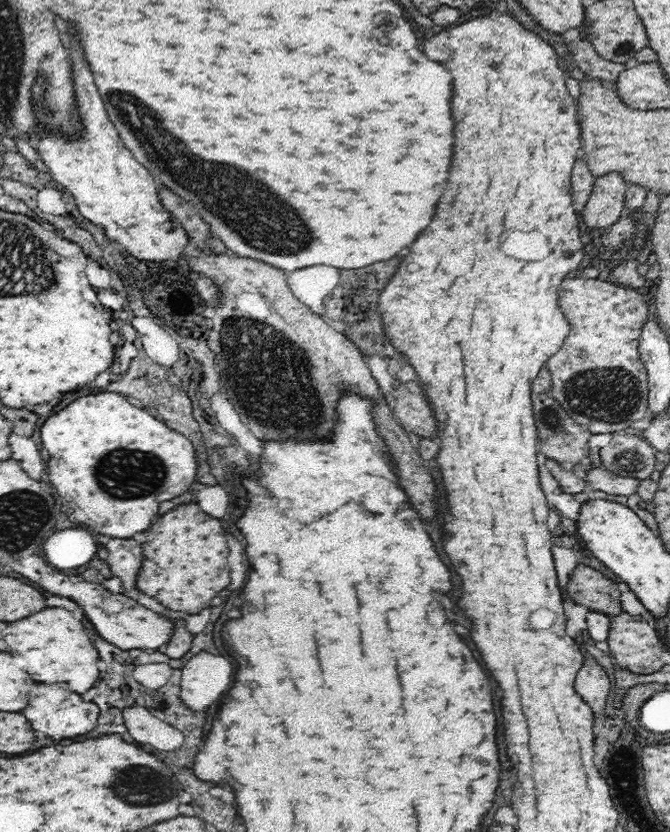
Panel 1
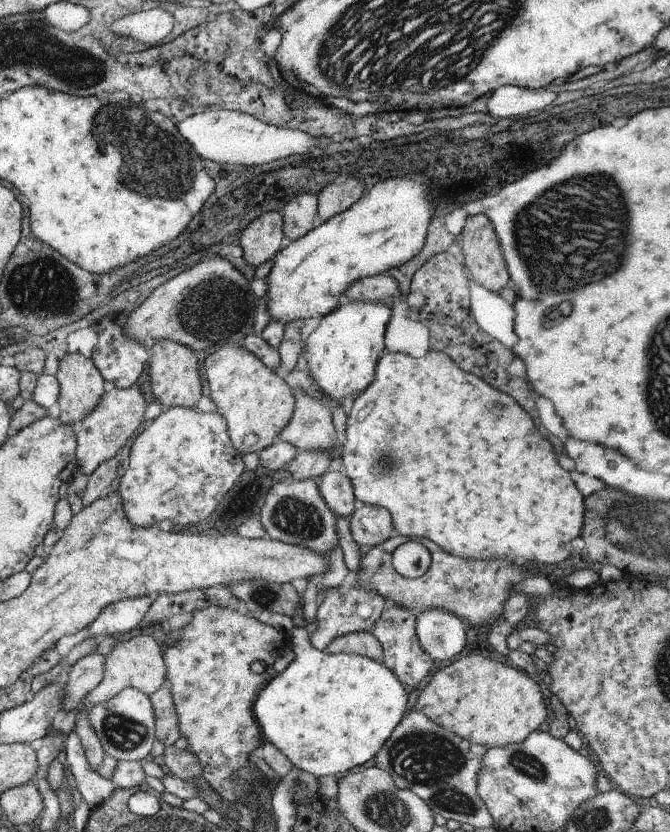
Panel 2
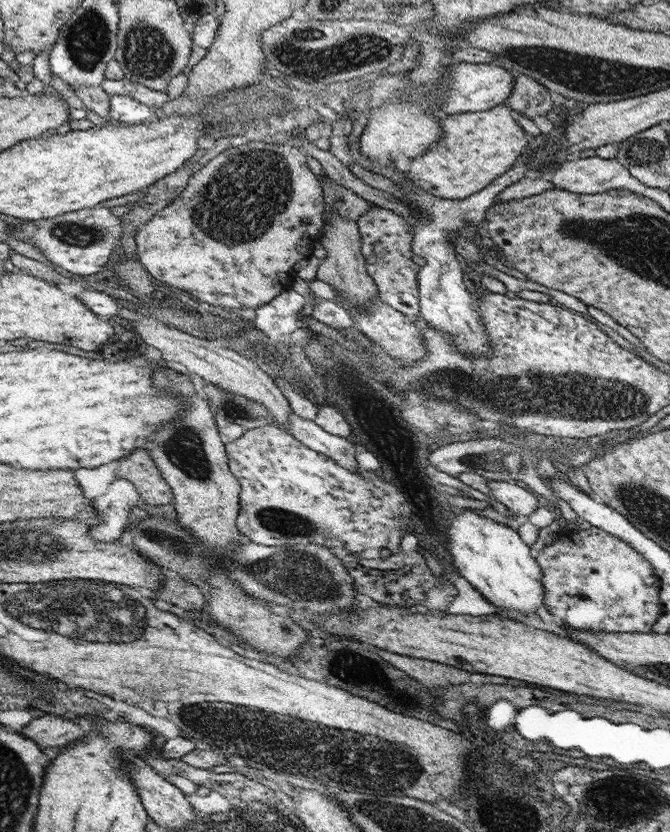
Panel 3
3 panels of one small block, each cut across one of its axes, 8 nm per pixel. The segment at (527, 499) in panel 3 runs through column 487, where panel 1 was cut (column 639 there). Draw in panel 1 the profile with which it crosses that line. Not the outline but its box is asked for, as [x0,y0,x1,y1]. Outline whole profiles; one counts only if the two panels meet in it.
[584,470,642,496]

